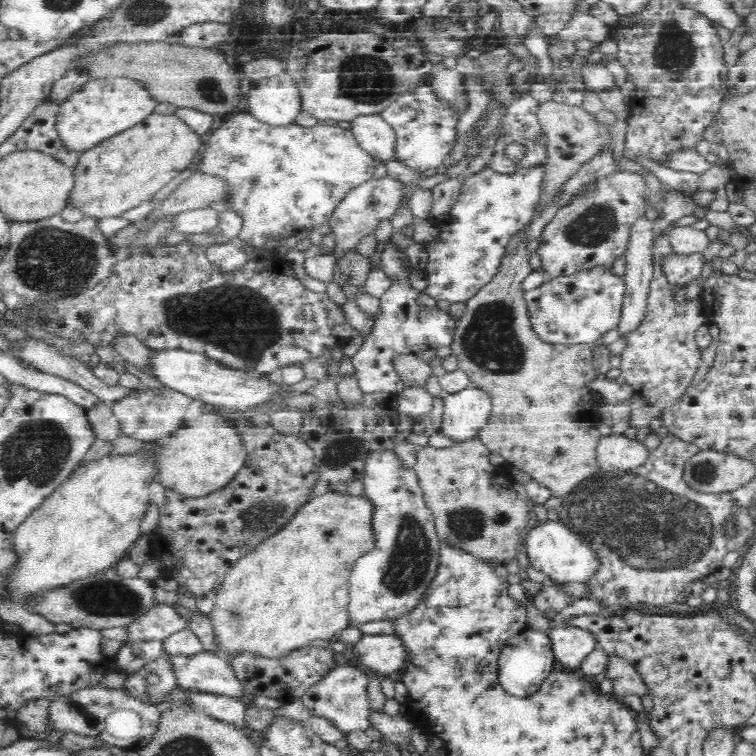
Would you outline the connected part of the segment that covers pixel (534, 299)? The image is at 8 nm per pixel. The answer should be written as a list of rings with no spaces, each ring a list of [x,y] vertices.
[[[598,268],[580,272],[576,276],[550,279],[540,288],[525,293],[529,327],[539,342],[564,346],[591,345],[603,334],[619,326],[625,284],[622,278],[616,278],[606,270]]]

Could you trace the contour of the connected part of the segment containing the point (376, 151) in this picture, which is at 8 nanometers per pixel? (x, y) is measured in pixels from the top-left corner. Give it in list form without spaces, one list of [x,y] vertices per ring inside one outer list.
[[[381,115],[360,116],[351,122],[350,130],[354,133],[358,144],[373,157],[382,162],[397,160],[396,131]]]

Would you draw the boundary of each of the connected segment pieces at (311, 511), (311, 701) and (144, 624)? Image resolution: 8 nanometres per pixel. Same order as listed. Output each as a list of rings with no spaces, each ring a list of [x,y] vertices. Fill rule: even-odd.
[[[328,492],[322,499],[312,500],[297,516],[292,520],[286,528],[278,532],[272,538],[264,540],[254,552],[240,557],[236,564],[226,573],[220,588],[212,595],[215,605],[207,615],[210,617],[213,630],[213,643],[214,653],[216,655],[227,658],[228,660],[234,659],[241,655],[252,655],[256,657],[266,658],[268,660],[286,658],[303,647],[307,647],[316,642],[316,640],[336,639],[342,630],[349,627],[349,612],[347,611],[347,604],[349,598],[349,578],[350,572],[353,569],[354,563],[367,552],[370,552],[373,547],[373,534],[370,525],[372,518],[372,505],[366,501],[366,498],[348,497],[333,492]]]
[[[350,664],[336,665],[322,680],[313,684],[302,696],[302,704],[311,711],[312,716],[330,719],[345,733],[353,730],[372,728],[372,708],[368,698],[369,674],[363,667]]]
[[[157,601],[138,618],[126,626],[127,642],[163,642],[171,634],[187,627],[187,620],[179,615],[174,606]]]

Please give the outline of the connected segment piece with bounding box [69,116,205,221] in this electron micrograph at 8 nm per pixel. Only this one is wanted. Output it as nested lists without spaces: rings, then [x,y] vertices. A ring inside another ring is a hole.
[[[152,116],[152,120],[80,155],[74,167],[75,185],[69,204],[85,218],[96,221],[122,217],[124,212],[151,200],[163,186],[183,172],[204,143],[178,117]]]

